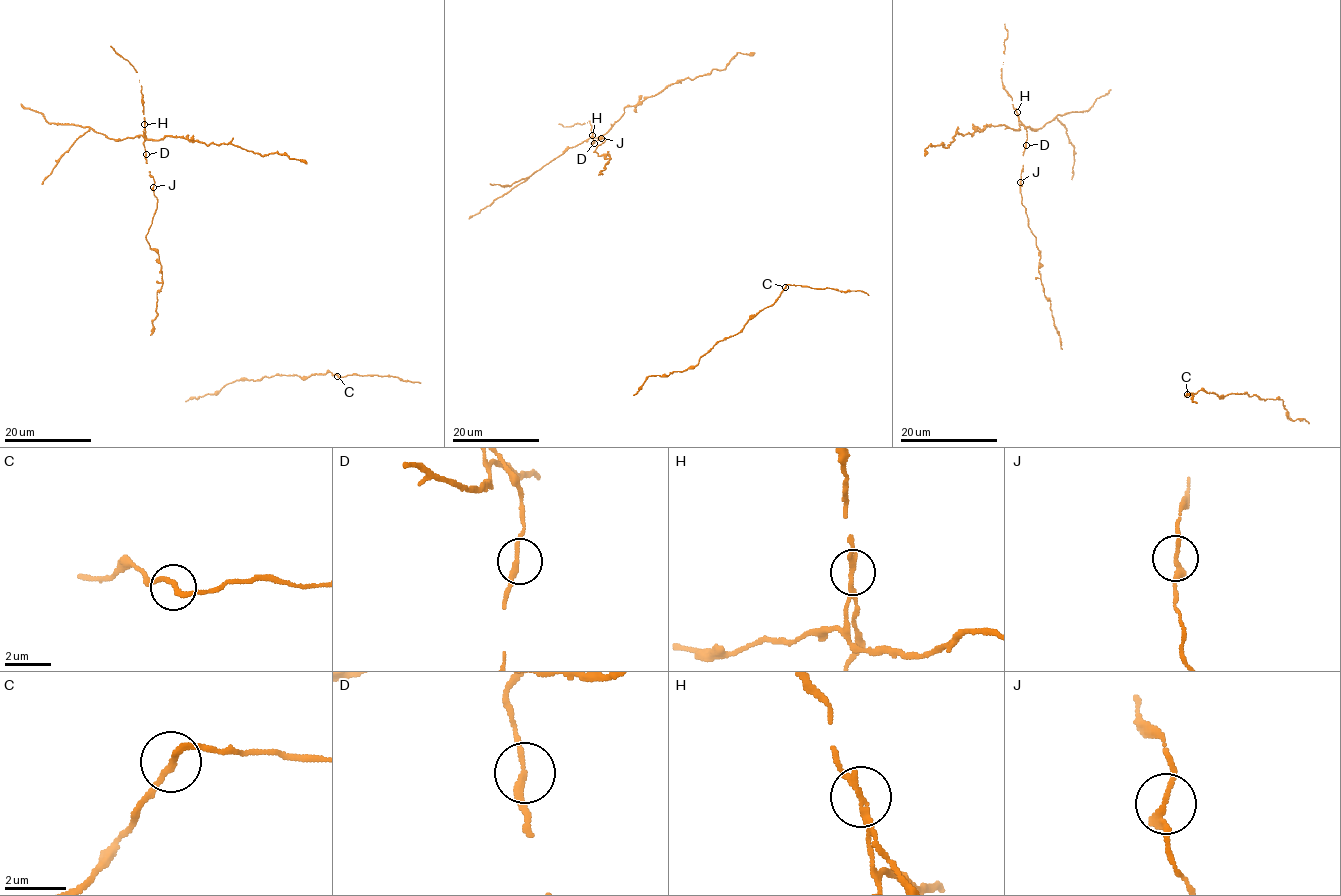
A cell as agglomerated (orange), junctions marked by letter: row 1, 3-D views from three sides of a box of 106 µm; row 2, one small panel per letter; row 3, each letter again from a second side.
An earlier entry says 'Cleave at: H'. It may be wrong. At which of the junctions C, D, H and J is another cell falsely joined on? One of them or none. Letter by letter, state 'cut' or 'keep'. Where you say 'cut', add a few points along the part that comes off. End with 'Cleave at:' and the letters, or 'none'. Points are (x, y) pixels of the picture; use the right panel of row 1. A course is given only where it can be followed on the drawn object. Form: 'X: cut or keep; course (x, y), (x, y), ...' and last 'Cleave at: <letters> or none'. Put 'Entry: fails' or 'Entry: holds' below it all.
C: keep
D: keep
H: cut; course (1016, 112), (1020, 128), (985, 126), (972, 134), (957, 133), (947, 147), (930, 145), (925, 156)
J: keep
Cleave at: H
Entry: holds

